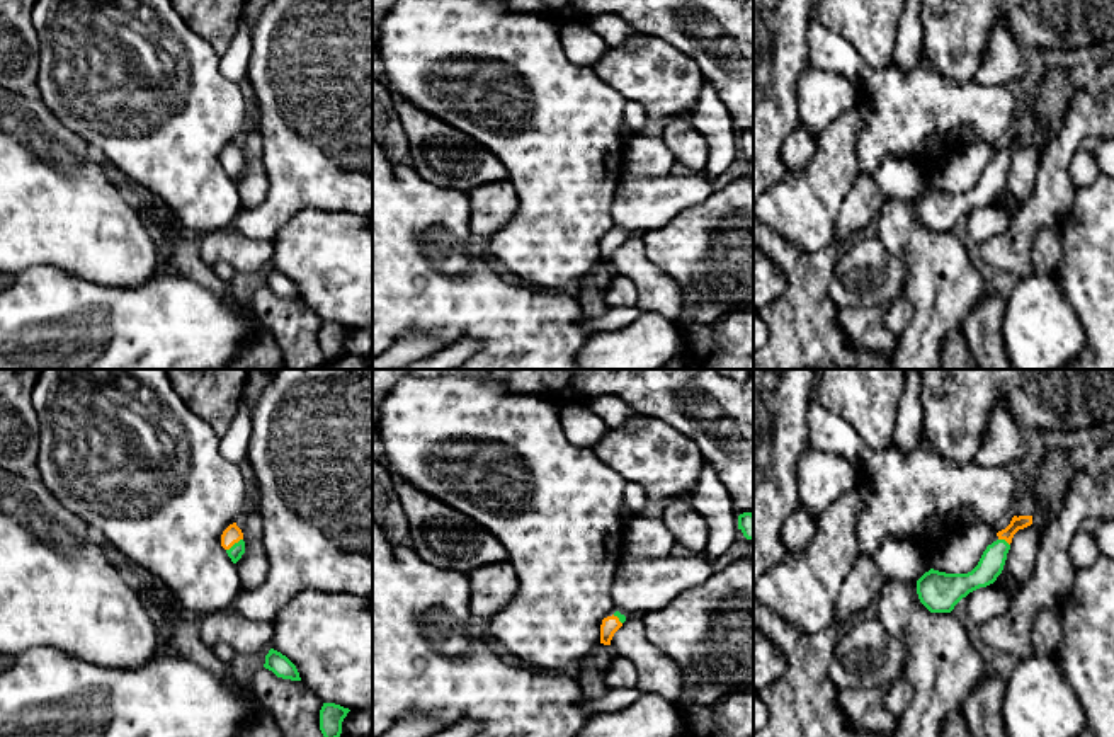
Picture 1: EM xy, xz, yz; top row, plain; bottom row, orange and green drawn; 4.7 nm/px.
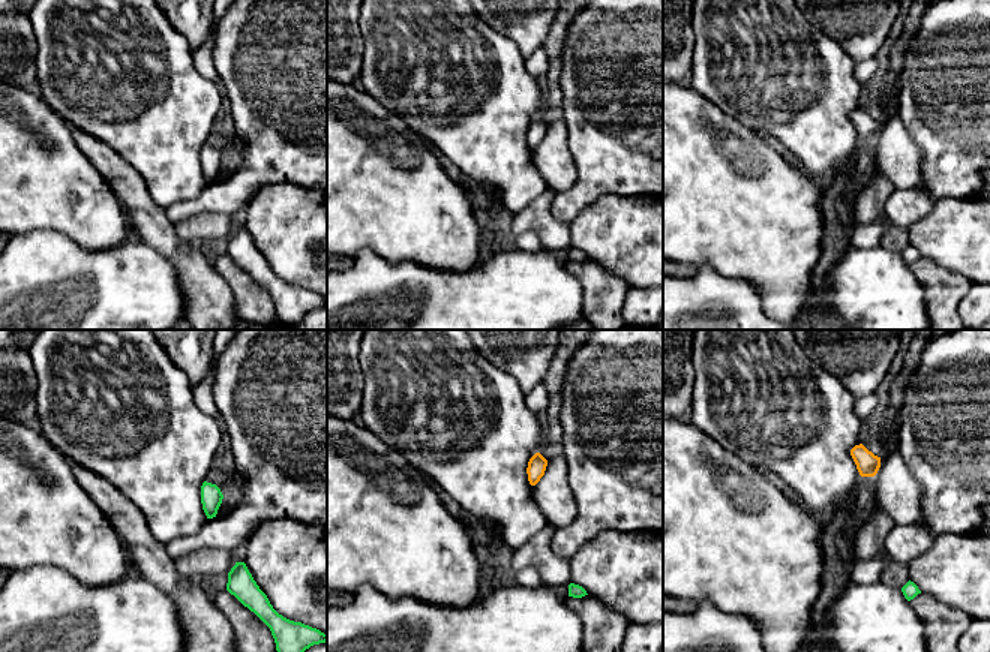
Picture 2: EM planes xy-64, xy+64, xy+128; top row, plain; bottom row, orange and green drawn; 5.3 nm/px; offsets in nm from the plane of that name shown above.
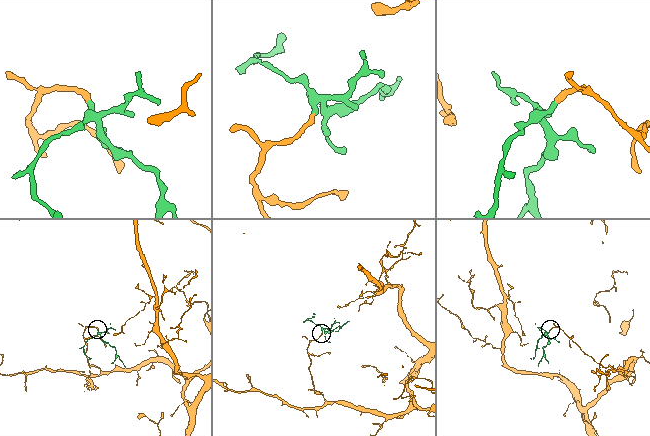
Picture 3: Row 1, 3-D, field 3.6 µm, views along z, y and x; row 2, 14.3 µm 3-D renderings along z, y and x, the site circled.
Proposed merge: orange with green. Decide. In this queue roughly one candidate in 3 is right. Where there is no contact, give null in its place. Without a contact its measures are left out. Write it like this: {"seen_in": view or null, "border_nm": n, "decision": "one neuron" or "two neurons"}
{"seen_in": "xy", "border_nm": 100, "decision": "one neuron"}

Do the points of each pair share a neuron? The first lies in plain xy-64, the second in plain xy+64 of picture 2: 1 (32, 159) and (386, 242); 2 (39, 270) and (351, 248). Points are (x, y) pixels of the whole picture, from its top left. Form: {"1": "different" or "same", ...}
{"1": "same", "2": "different"}

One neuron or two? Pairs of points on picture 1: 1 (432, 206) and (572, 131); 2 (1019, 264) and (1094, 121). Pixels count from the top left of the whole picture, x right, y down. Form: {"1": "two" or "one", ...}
{"1": "two", "2": "one"}

